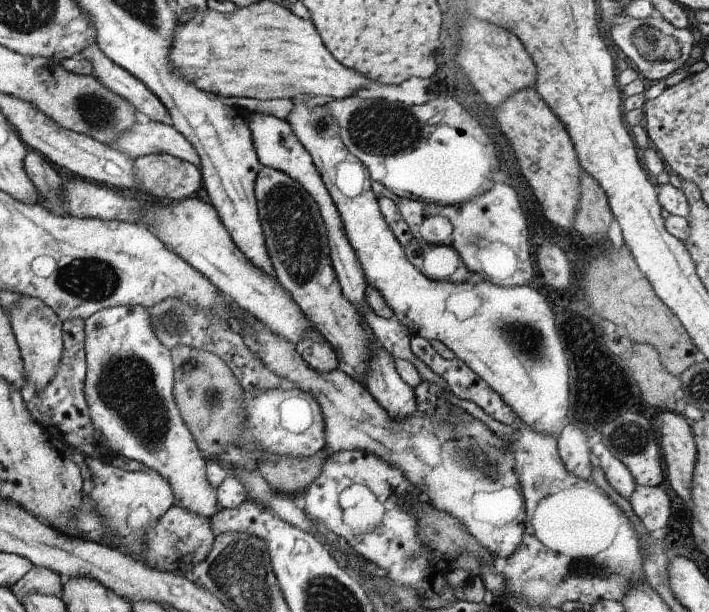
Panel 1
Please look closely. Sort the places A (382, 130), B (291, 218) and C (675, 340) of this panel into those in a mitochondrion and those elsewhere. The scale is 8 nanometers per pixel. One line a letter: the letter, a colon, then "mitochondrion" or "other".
A: mitochondrion
B: mitochondrion
C: other

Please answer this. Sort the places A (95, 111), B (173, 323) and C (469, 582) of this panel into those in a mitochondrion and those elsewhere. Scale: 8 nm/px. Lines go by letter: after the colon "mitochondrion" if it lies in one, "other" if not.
A: mitochondrion
B: mitochondrion
C: mitochondrion

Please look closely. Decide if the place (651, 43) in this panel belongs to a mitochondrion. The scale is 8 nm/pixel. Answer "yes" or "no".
yes

